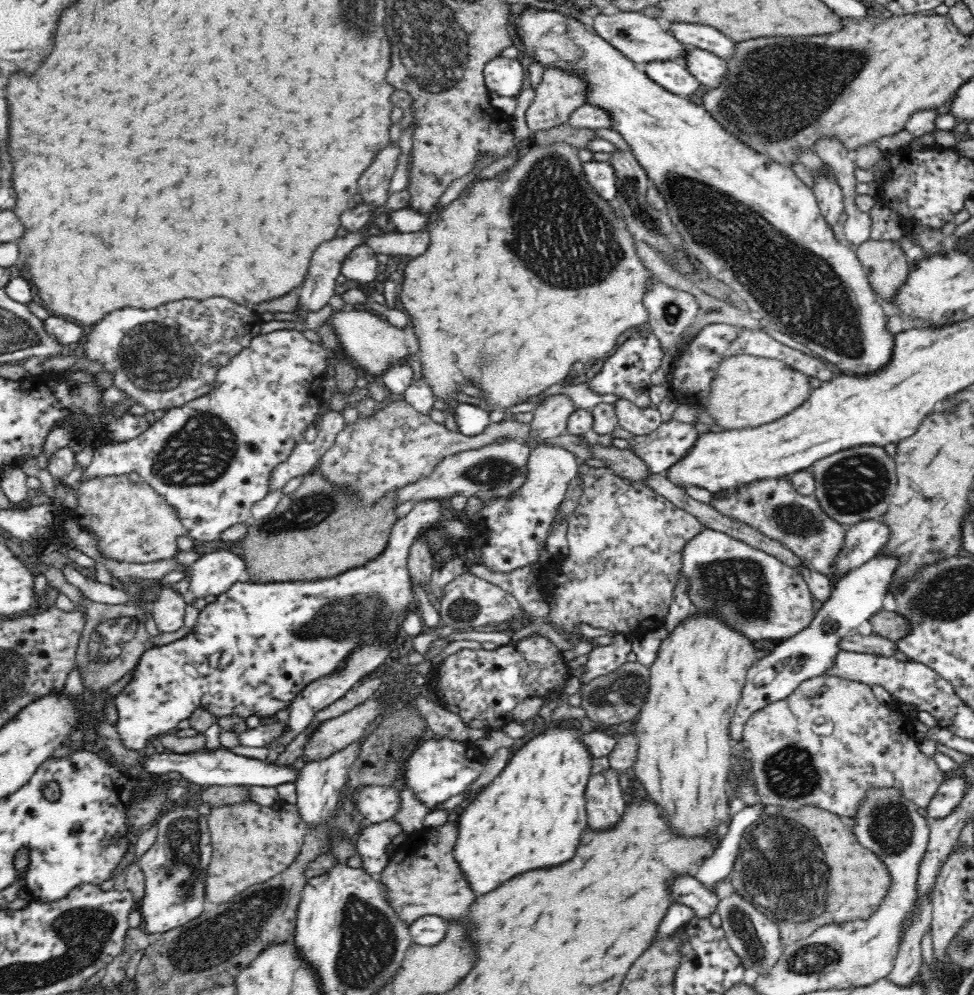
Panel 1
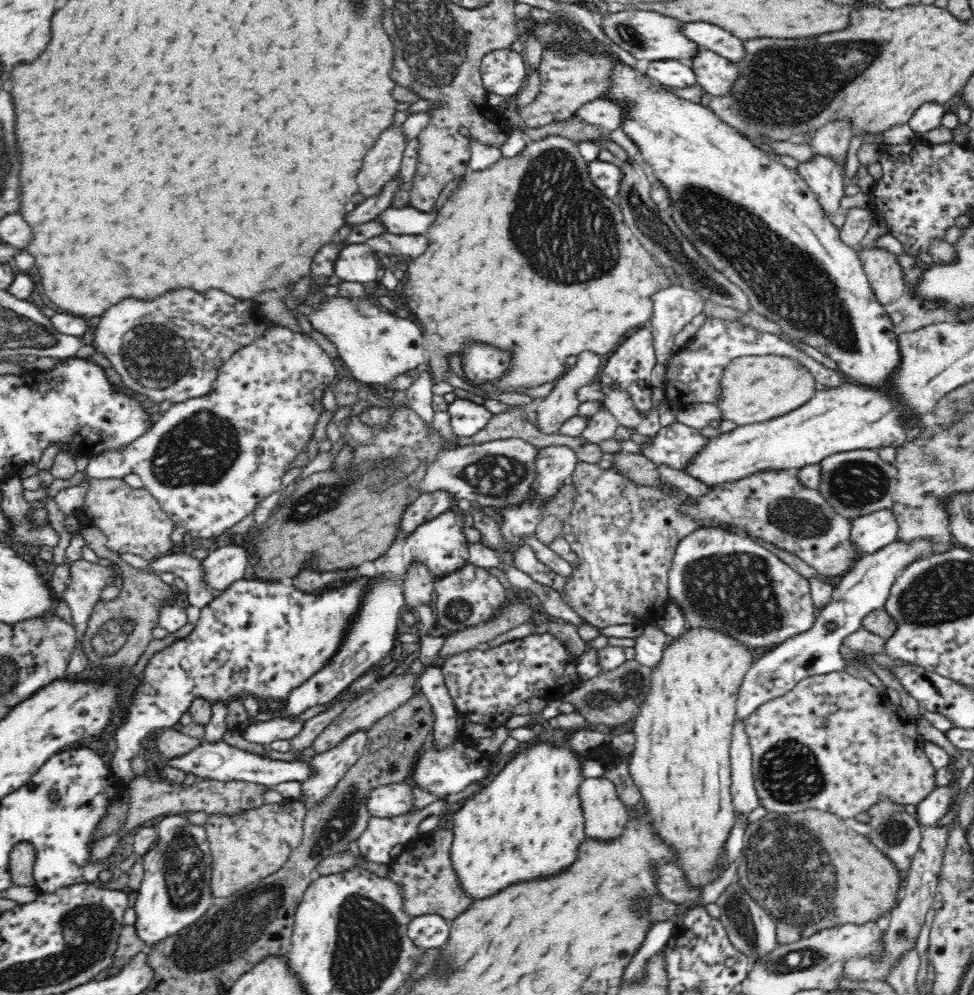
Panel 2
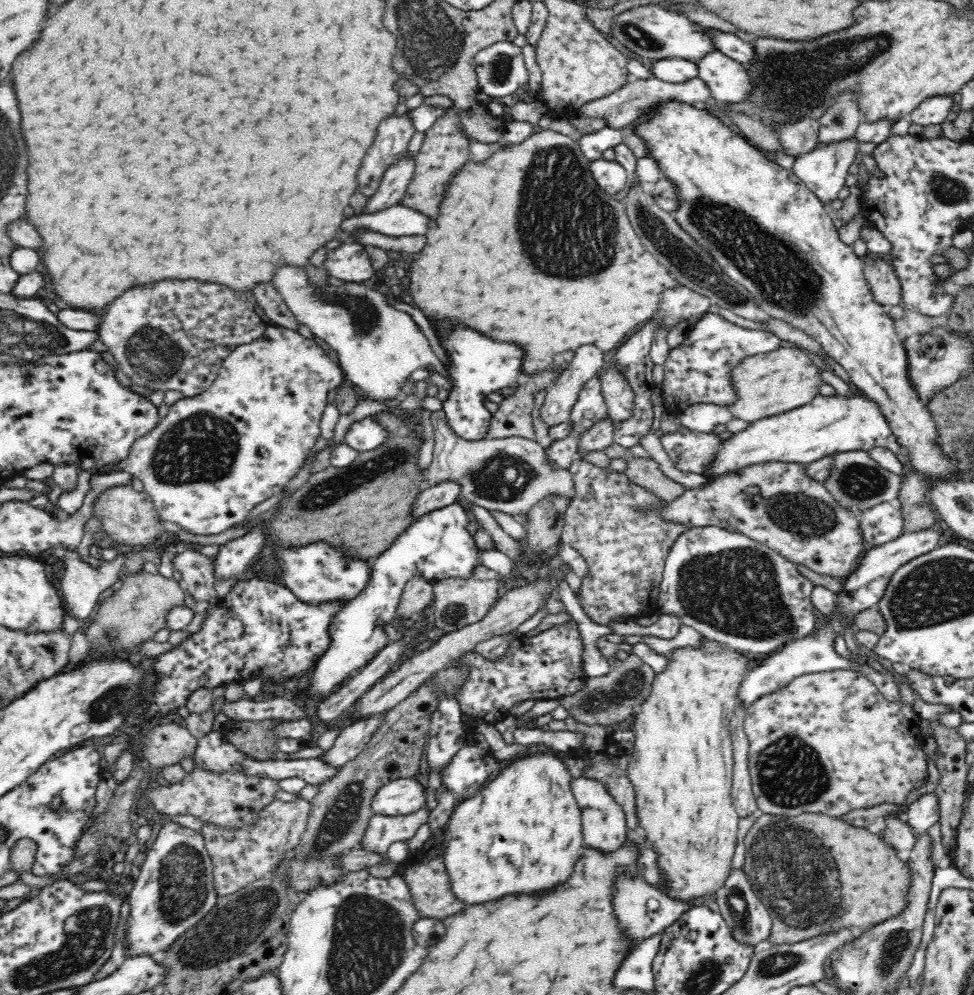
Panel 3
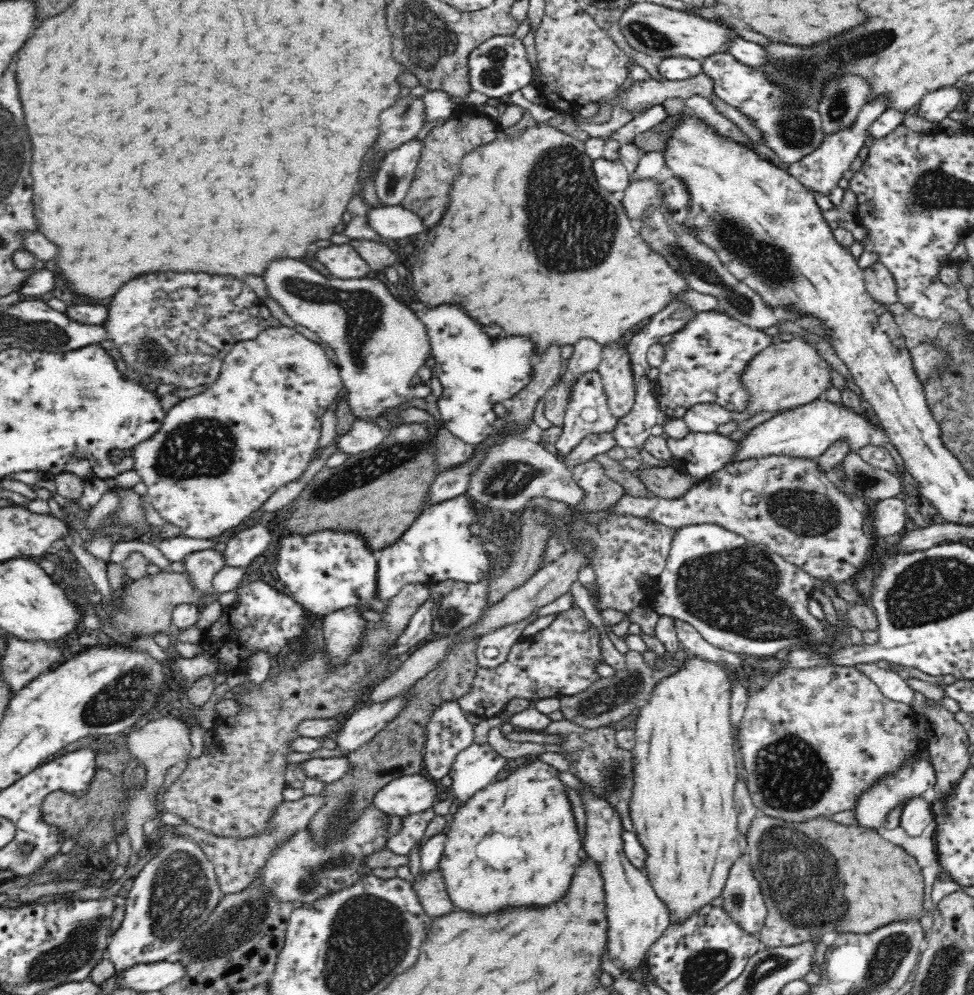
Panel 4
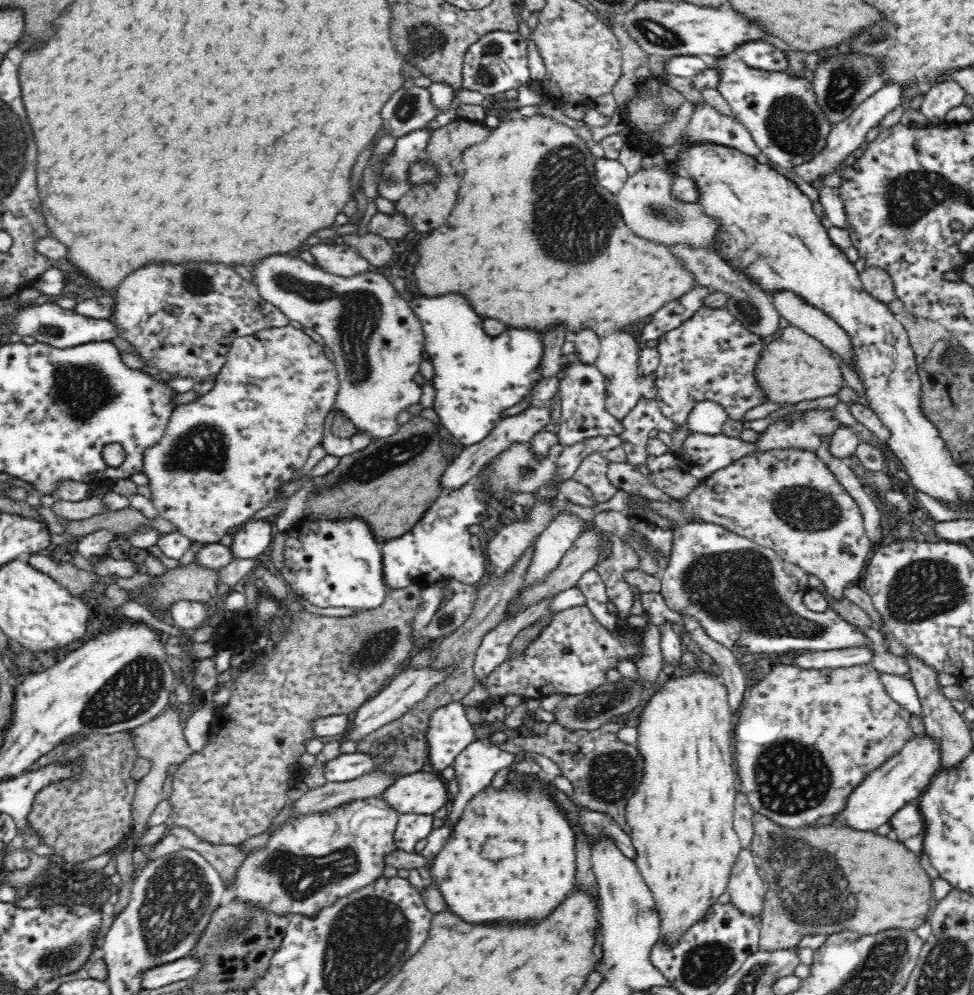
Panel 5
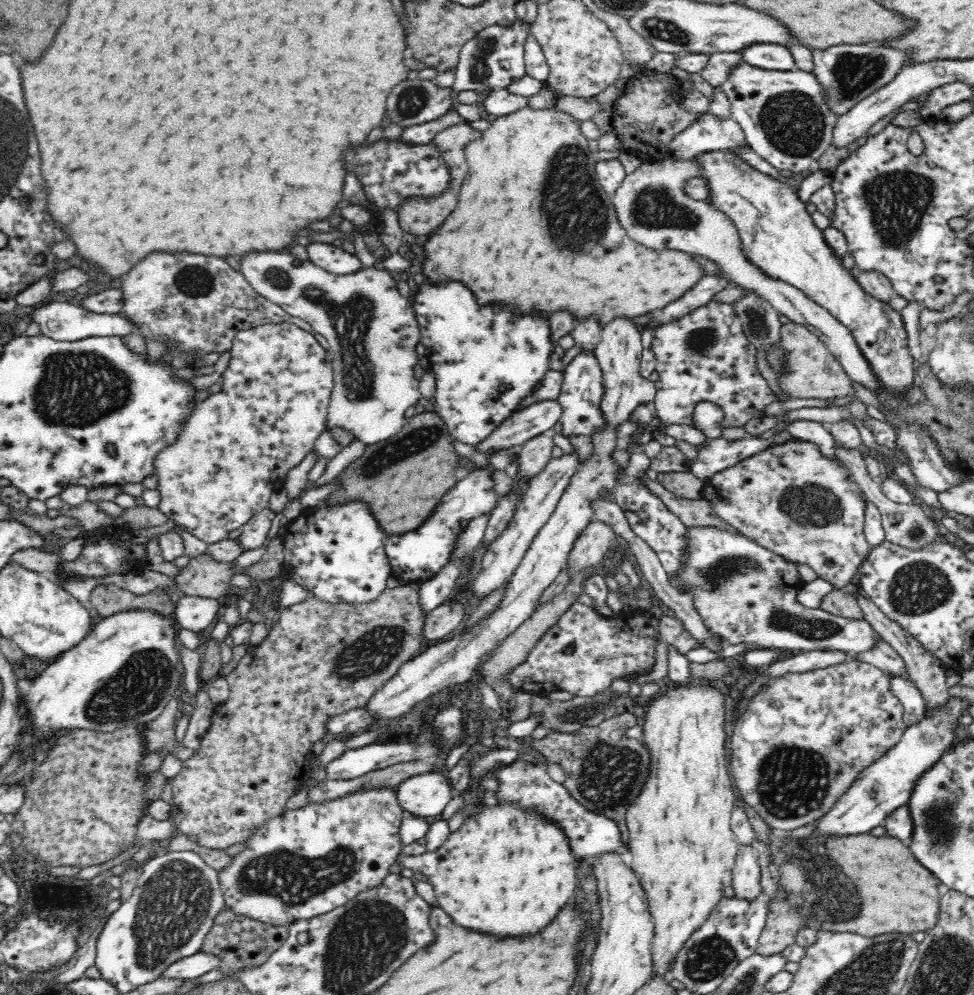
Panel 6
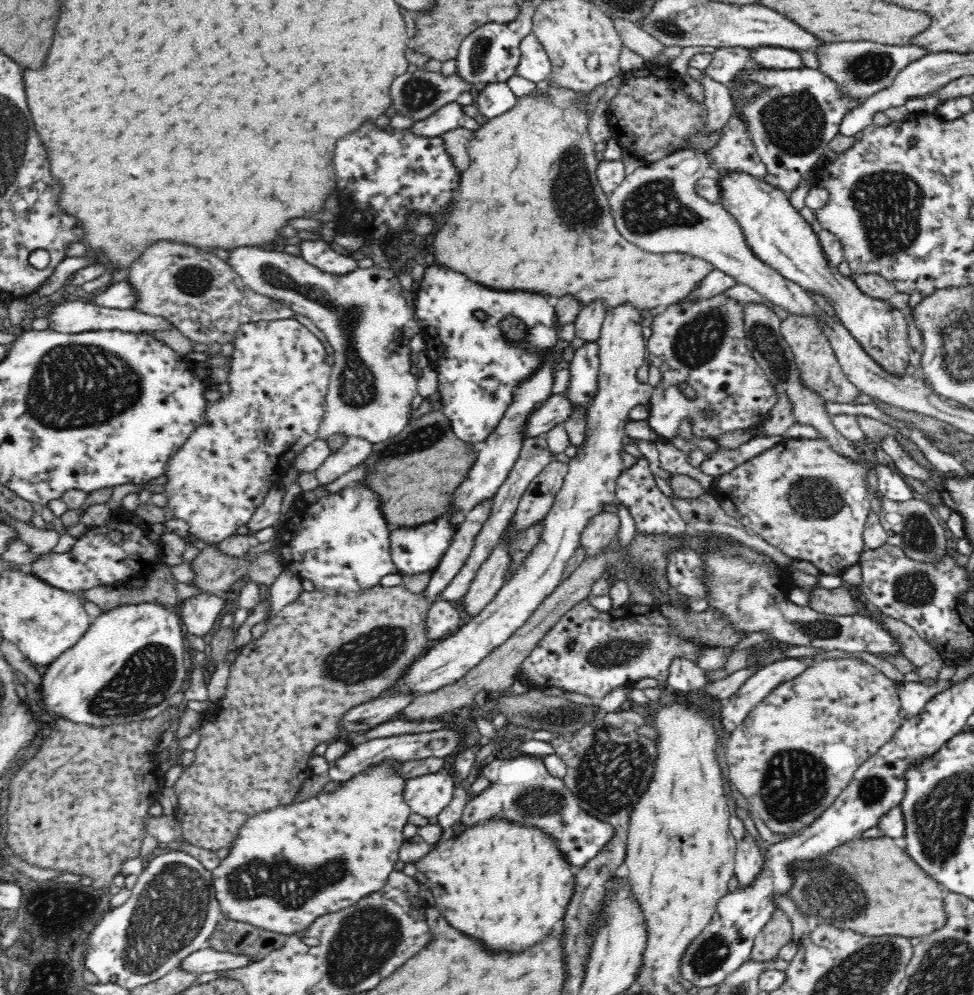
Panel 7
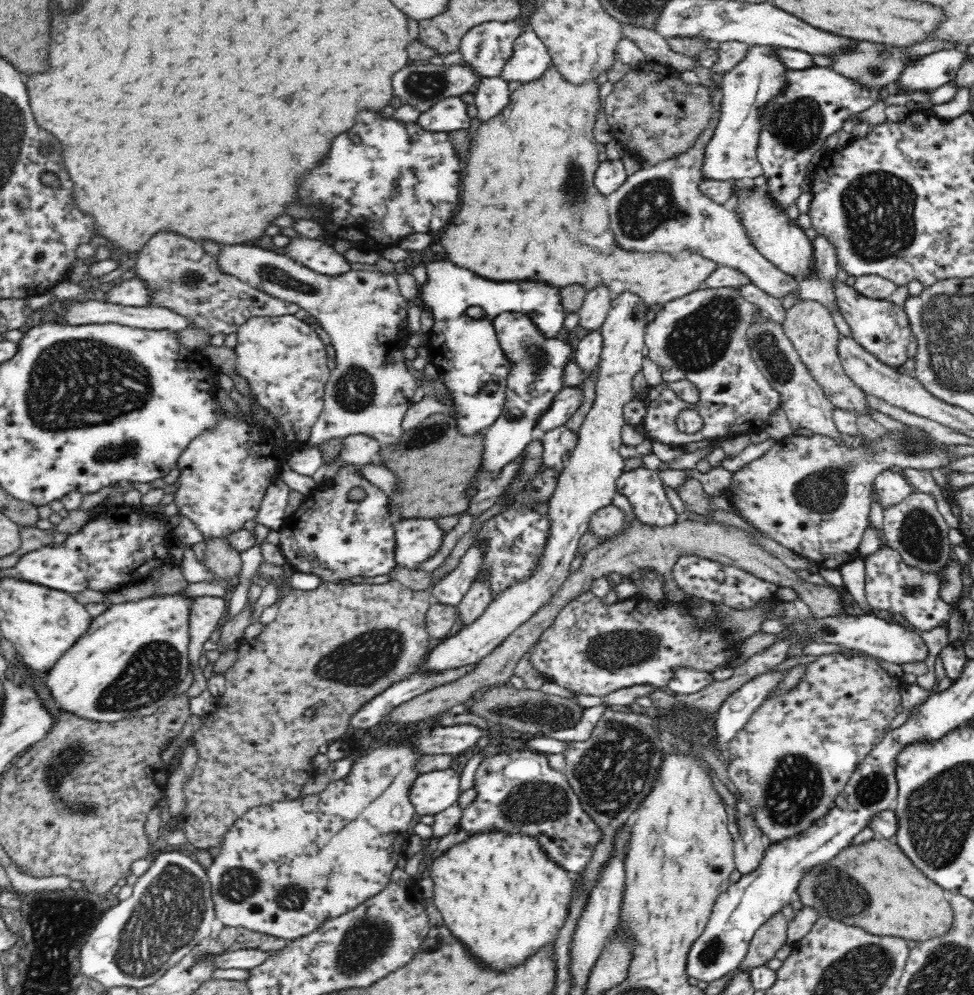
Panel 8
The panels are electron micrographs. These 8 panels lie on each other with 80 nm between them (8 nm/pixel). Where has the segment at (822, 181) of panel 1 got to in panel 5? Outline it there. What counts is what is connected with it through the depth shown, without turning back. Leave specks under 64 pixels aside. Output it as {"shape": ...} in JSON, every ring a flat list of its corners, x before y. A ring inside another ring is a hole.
{"shape":[[891,84,884,85,880,90,877,90,872,96,862,101,862,104,848,116,831,127,831,132,826,140,826,147,812,161,804,162,802,165,793,167,788,171,791,177,801,178,806,183,812,186,815,181,820,181,827,175,840,173,841,165,845,162,848,156,858,150,866,141,866,137,872,128,876,127,880,120,894,110,896,106,900,106,902,102,902,85]]}

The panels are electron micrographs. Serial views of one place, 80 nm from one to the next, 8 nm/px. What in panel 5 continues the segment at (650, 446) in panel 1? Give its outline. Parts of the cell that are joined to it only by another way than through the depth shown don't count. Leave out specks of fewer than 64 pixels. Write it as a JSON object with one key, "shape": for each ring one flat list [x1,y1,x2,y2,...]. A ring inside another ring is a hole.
{"shape":[[691,433,676,454,682,460,683,469,702,480,755,451,754,443,738,437,728,437,722,433]]}

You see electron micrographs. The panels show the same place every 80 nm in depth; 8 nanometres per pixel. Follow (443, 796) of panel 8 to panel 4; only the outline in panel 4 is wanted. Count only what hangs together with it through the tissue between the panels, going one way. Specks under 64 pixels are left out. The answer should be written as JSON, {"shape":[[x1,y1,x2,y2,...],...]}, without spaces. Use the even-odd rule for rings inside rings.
{"shape":[[424,775,399,776,384,785,373,798,373,806,387,815,408,816,430,808,434,804,434,798,440,798,441,787,432,779,426,780]]}

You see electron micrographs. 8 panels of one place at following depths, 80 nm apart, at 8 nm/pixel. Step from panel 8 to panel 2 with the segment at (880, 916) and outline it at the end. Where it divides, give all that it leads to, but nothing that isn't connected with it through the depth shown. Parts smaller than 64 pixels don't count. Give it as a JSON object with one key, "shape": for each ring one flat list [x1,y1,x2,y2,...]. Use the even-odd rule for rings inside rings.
{"shape":[[814,808,792,812,789,815,769,812,758,821,748,824,744,833,744,848,737,860,736,880,742,885,742,889,760,905,760,908,763,908,775,921,777,941,782,944,792,944,797,940,810,938,819,930,835,925,844,927,848,923,866,924,870,920,876,920,894,908,901,890,900,875,894,863,883,852,876,849,868,841,868,837,846,826,844,820,836,818,835,814]]}

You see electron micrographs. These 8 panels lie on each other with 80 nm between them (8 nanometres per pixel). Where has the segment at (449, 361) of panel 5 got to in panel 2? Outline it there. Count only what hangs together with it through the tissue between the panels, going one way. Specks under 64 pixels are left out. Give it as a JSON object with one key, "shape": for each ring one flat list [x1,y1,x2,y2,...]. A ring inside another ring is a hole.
{"shape":[[472,344,464,354,465,378,471,384,488,384,502,376,504,370,508,370,508,364,508,352,484,344],[460,397,446,404,444,408,450,414,454,434,462,437,478,434,488,424,491,417,482,404,460,399]]}

